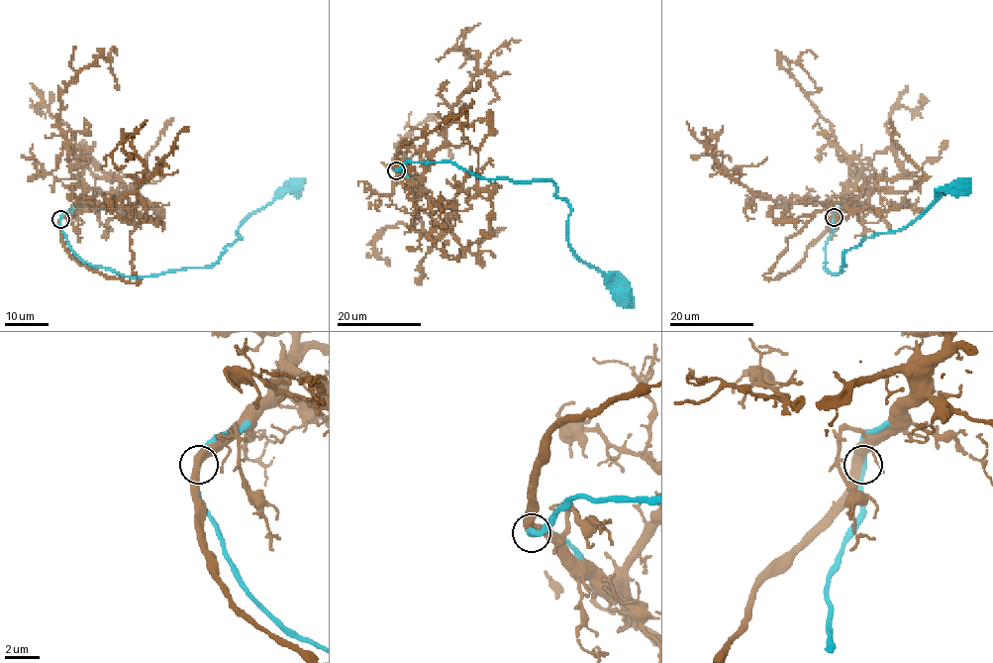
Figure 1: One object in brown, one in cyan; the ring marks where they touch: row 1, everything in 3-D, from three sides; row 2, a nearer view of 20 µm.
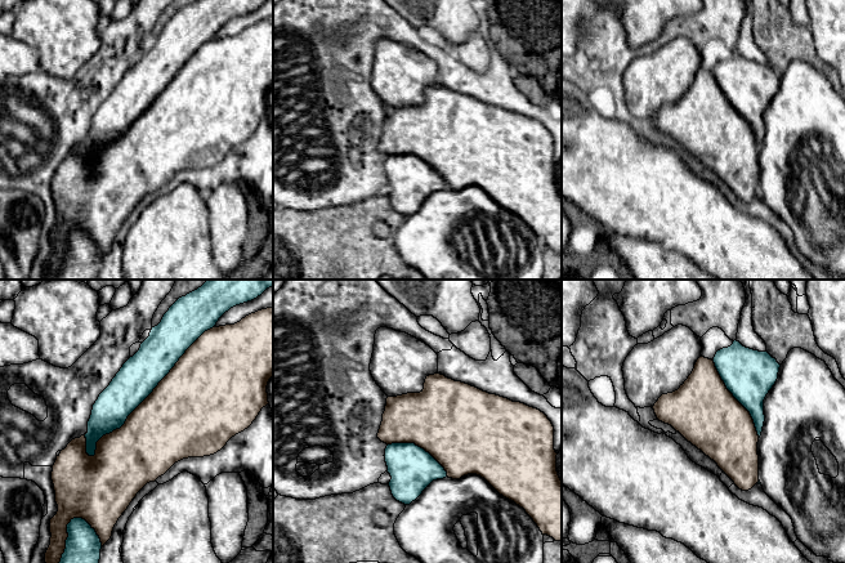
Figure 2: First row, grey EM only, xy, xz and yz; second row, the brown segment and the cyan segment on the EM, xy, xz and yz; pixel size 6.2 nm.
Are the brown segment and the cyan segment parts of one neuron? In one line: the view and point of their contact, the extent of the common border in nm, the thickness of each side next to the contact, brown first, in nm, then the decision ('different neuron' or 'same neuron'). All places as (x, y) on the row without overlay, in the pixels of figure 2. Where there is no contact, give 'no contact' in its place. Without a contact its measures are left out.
meets brown in xy at (148, 107); contact 1150 nm long; 500 nm thick on the brown side, 240 nm on the other; same neuron

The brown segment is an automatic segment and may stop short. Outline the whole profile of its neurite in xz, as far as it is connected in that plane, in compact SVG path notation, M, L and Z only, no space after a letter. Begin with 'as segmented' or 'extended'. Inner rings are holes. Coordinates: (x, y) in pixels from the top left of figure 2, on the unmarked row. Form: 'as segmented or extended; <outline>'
extended; M434 85L426 88L420 104L386 110L377 149L388 156L384 167L397 213L410 216L433 192L477 186L523 219L542 246L562 253L554 138L540 121Z

